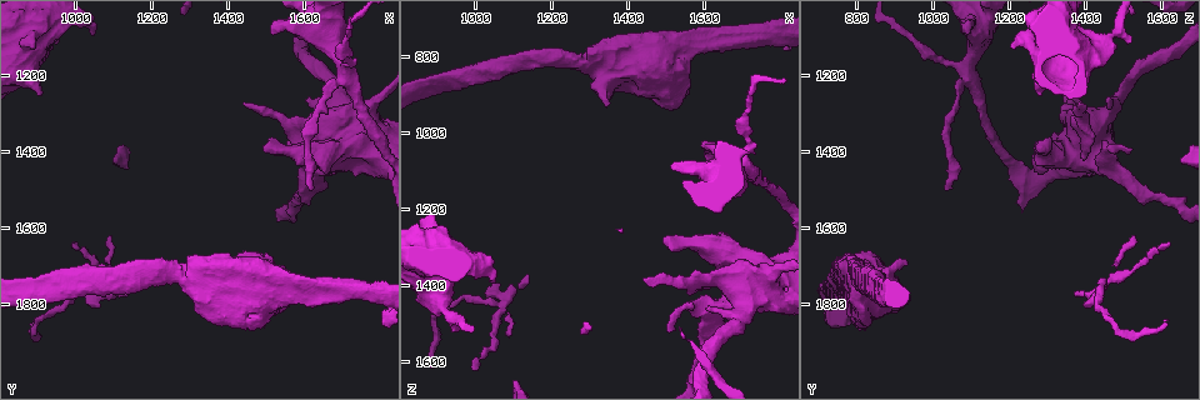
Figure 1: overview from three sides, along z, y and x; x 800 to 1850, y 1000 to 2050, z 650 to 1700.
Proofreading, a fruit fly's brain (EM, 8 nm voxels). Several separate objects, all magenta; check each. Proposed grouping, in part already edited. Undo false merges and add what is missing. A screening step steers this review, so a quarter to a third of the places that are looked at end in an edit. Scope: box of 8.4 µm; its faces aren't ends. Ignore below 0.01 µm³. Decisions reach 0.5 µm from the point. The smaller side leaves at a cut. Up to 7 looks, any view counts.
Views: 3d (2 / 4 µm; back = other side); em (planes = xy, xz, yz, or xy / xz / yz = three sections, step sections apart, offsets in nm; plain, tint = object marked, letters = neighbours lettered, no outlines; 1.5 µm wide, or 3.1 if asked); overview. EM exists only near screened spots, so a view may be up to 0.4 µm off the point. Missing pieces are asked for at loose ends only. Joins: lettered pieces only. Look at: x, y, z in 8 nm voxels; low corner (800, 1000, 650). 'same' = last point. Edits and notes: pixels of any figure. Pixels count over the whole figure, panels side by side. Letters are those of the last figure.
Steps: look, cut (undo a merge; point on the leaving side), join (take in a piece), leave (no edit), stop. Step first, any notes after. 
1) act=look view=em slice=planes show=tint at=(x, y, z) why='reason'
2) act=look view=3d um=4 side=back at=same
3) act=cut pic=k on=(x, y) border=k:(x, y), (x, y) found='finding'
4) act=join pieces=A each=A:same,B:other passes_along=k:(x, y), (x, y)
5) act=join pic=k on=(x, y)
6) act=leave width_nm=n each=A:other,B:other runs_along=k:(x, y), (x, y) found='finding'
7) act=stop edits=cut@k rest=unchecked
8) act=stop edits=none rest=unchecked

act=look view=em slice=planes show=letters at=(1045, 1090, 1395)

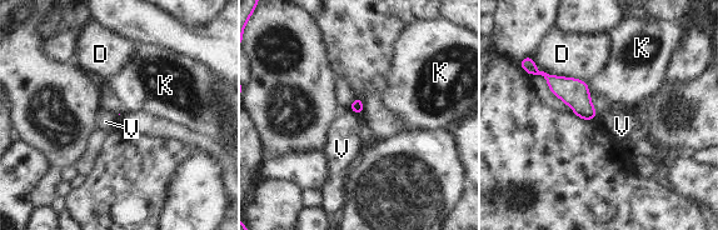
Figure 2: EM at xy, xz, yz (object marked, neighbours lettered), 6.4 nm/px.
act=leave each=D:other,K:other,V:other found='no lettered piece goes on from it'

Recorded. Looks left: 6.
act=look view=3d um=4 side=back at=(1515, 1095, 1095) why='free end'

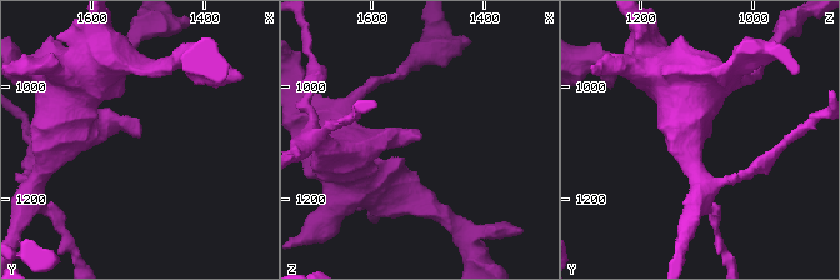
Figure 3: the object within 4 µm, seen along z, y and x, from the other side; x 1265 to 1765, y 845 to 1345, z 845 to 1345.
act=look view=em slice=planes show=letters at=(1520, 1090, 1100)

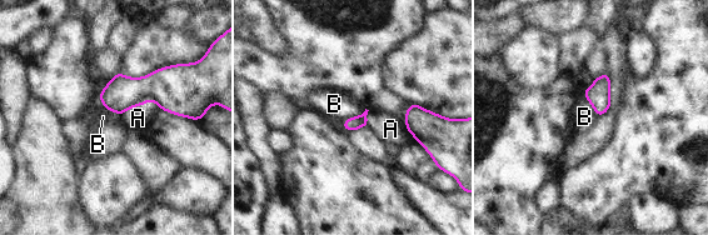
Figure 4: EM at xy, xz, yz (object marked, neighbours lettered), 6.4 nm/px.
act=leave each=A:other,B:other border=4:(365, 109), (359, 115), (342, 120) found='no lettered piece goes on from it'

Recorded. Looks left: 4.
act=look view=3d um=4 at=(895, 1845, 1615) why='free end'

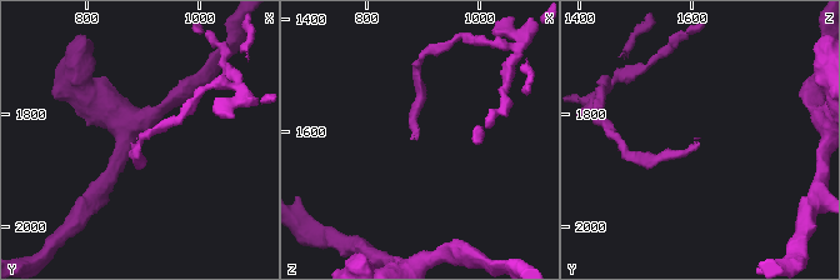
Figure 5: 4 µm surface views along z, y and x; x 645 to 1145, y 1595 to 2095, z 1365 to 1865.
act=look view=em slice=xy step=8 show=tint at=(890, 1845, 1610)

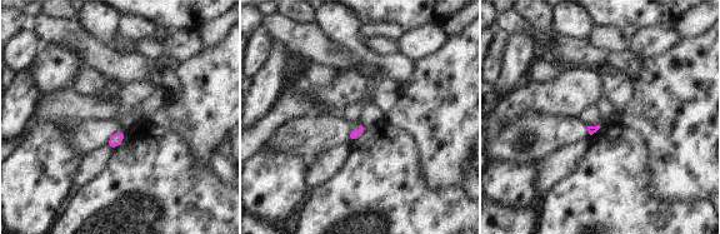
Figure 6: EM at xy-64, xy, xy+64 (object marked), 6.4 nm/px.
act=look view=em slice=planes show=letters at=same why='cut it another way'

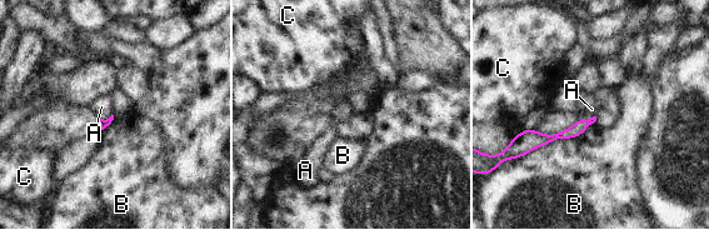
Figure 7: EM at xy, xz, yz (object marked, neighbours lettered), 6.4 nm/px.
act=join pieces=A each=A:same,B:other,C:other passes_along=7:(580, 125), (589, 119), (592, 109) found='it goes on there'

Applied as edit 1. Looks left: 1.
act=stop edits=join@7 rest=unchecked

